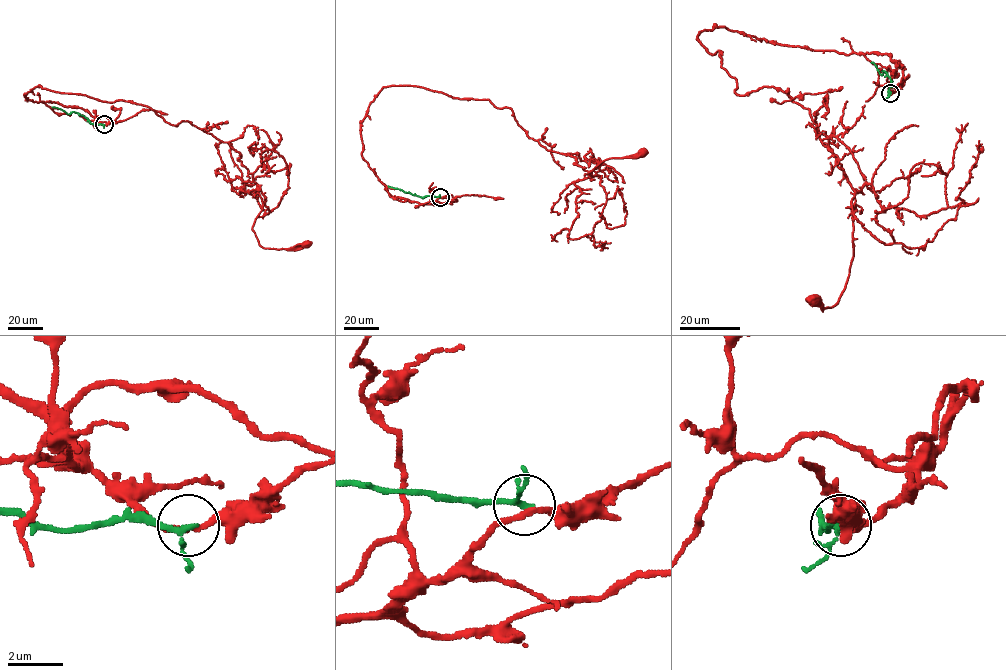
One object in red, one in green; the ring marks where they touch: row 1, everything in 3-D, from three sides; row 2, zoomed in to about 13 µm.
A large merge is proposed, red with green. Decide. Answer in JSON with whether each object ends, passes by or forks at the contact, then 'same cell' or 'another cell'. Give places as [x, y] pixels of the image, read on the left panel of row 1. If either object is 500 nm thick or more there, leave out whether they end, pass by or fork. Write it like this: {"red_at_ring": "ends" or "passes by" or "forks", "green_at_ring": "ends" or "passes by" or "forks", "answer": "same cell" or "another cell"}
{"red_at_ring": "passes by", "green_at_ring": "forks", "answer": "another cell"}

